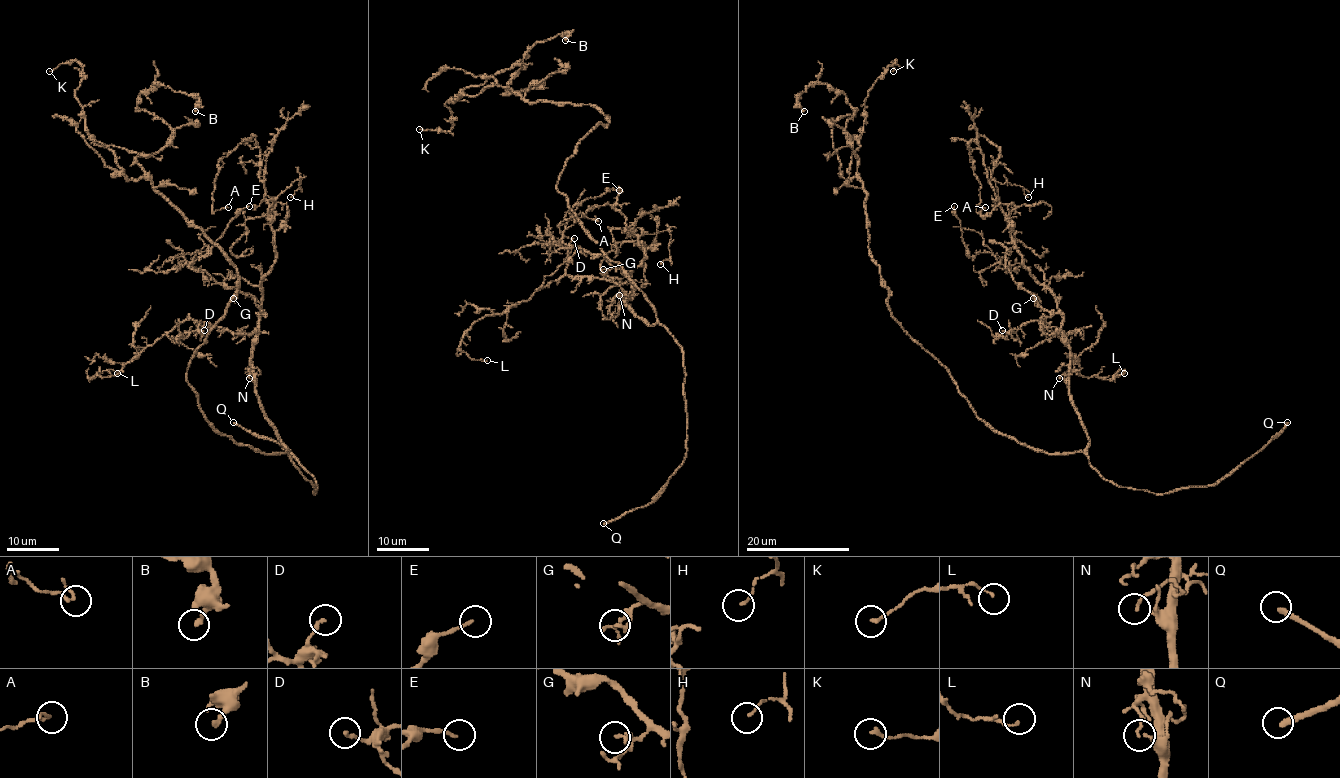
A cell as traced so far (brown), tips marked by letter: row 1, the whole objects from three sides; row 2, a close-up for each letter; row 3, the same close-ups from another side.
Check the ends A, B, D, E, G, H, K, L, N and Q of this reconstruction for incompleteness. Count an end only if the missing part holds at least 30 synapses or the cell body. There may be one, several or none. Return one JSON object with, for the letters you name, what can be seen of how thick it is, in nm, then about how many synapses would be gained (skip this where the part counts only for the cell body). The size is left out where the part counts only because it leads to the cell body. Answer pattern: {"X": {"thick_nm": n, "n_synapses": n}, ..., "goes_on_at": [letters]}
{"Q": {"thick_nm": 240}, "goes_on_at": ["Q"]}

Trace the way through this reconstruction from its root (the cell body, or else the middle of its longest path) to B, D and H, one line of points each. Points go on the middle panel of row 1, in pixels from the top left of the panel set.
B: (596, 241), (557, 181), (609, 117), (506, 93), (541, 82), (508, 89), (537, 42), (565, 40)
D: (596, 241), (642, 292), (655, 313), (653, 325), (622, 305), (625, 292), (618, 285), (566, 273), (574, 238)
H: (596, 241), (653, 308), (650, 325), (622, 305), (645, 259), (638, 235), (669, 233), (660, 264)

